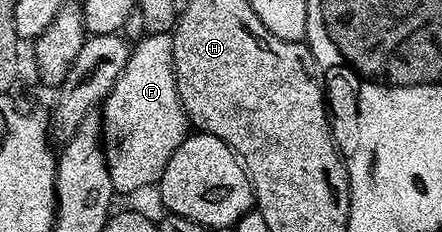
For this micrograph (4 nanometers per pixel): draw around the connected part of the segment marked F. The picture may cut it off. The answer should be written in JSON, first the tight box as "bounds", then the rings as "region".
{"bounds":[102,33,190,195],"region":[[[145,33],[131,47],[122,76],[102,103],[102,117],[113,191],[117,195],[132,194],[143,186],[155,187],[166,164],[170,164],[170,156],[178,152],[190,133],[188,114],[176,87],[171,33]]]}

